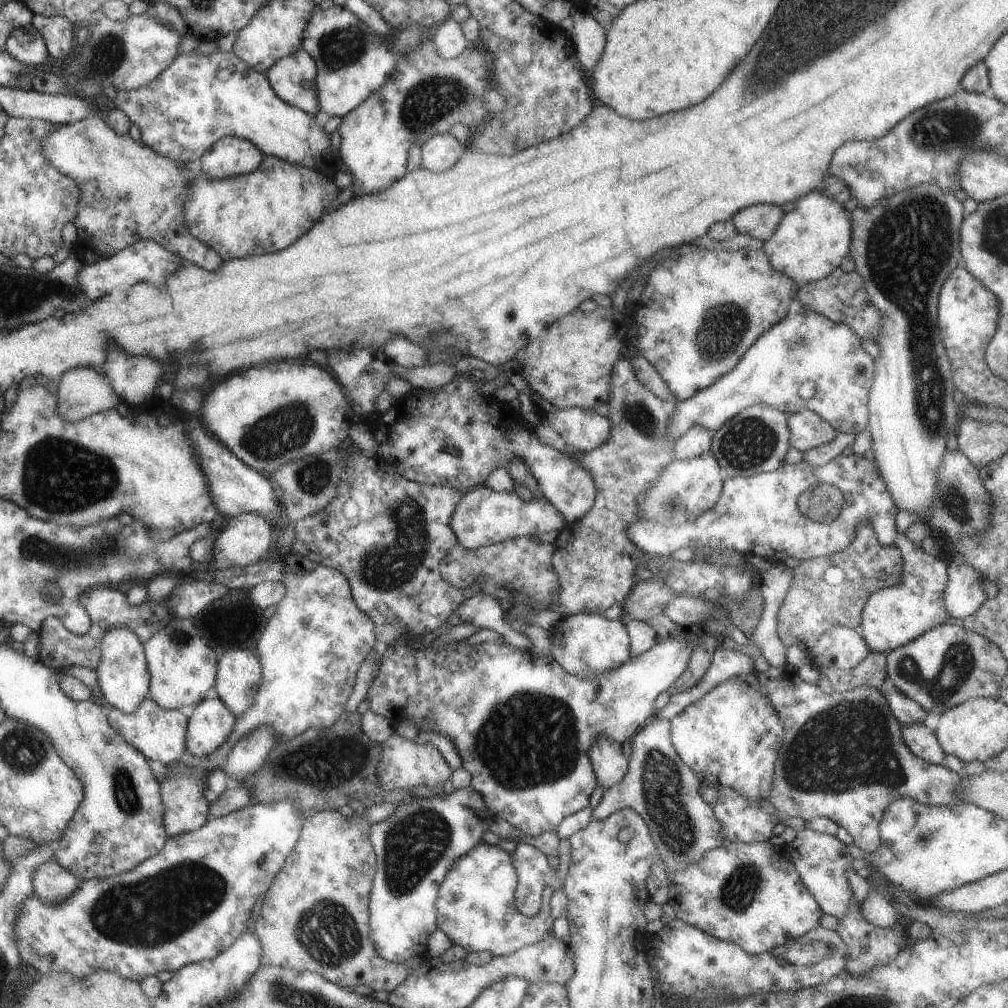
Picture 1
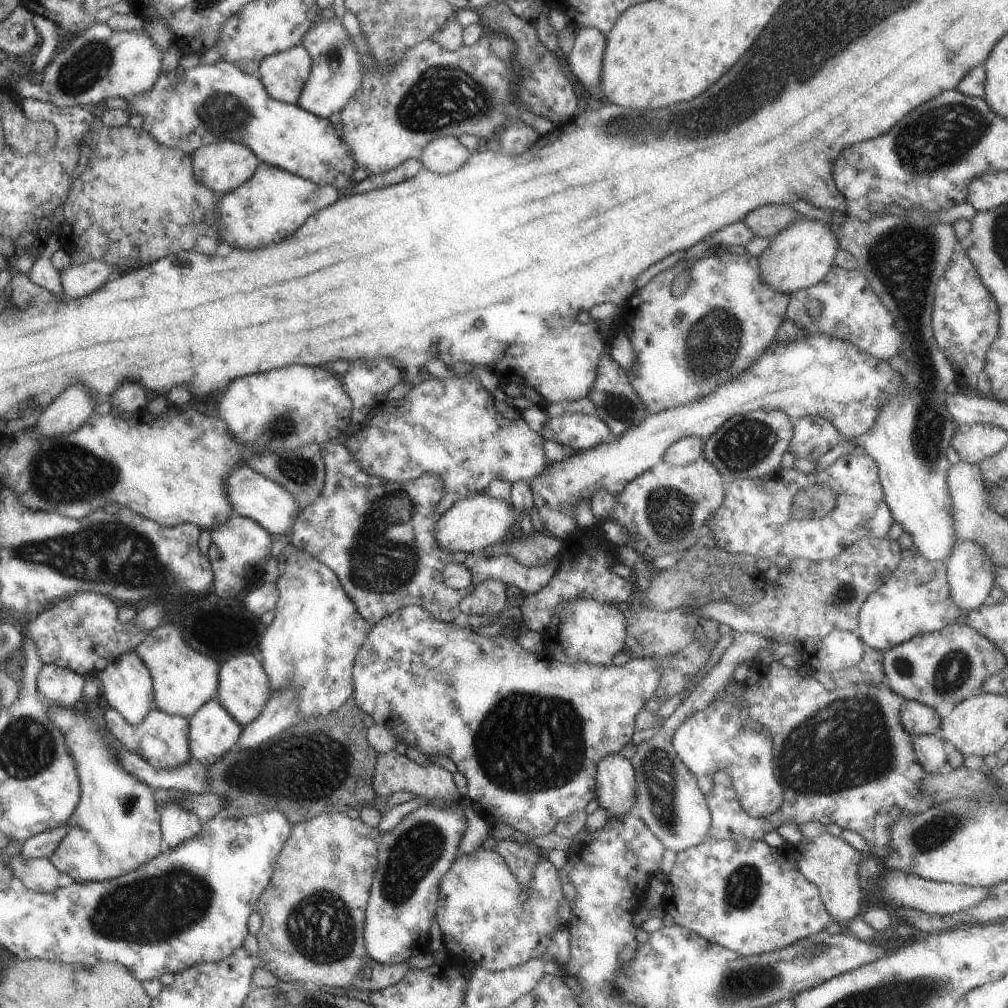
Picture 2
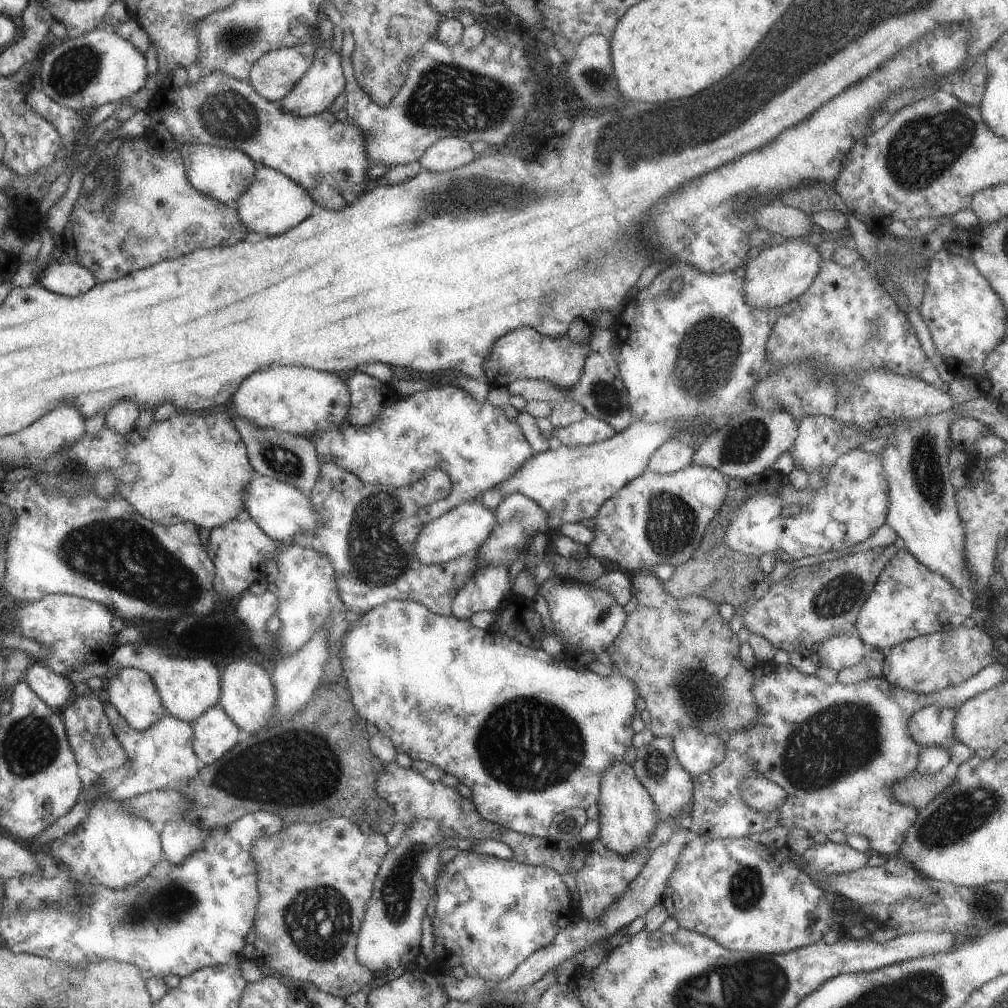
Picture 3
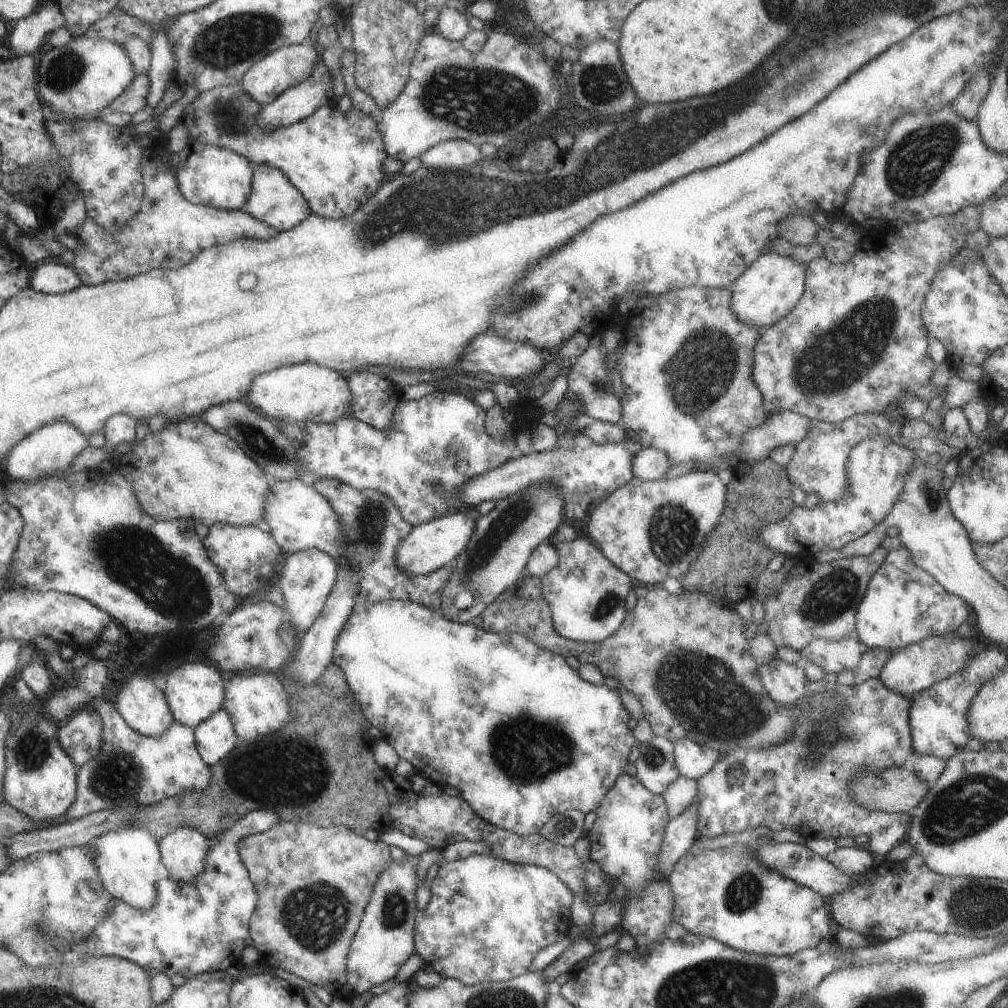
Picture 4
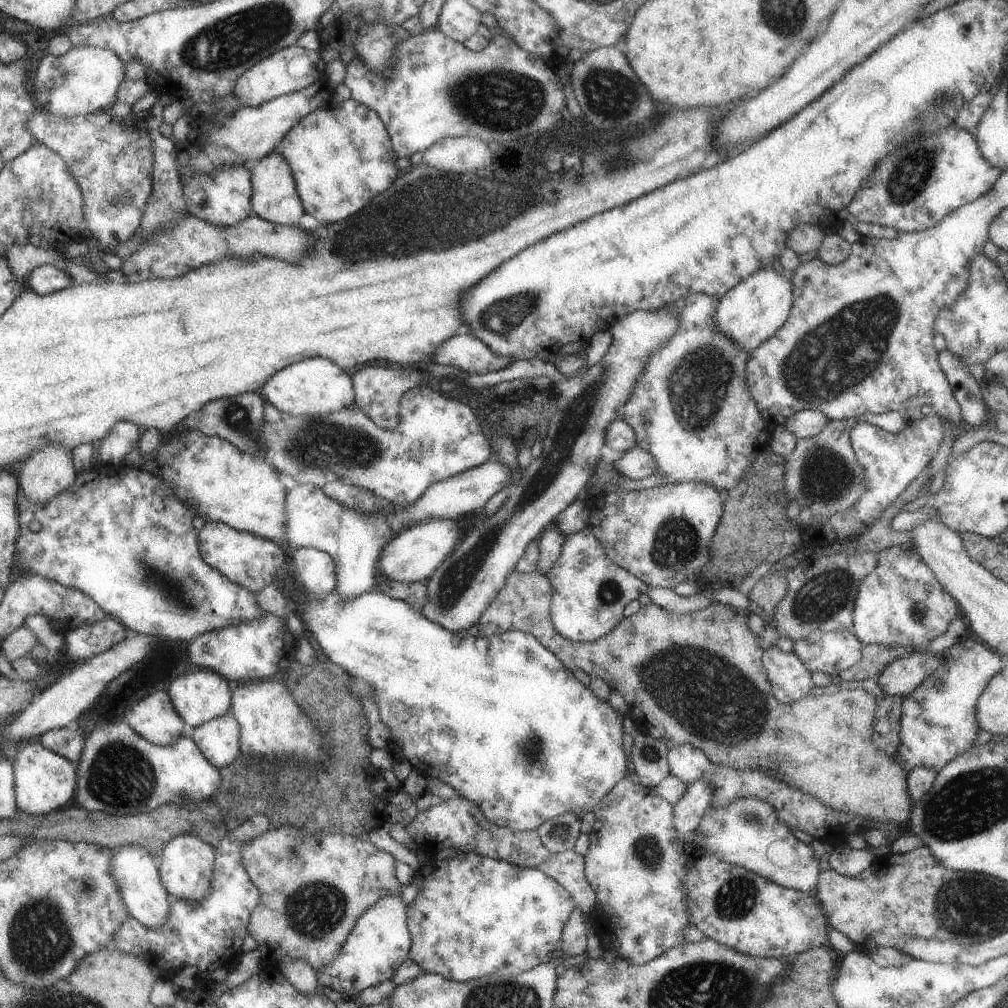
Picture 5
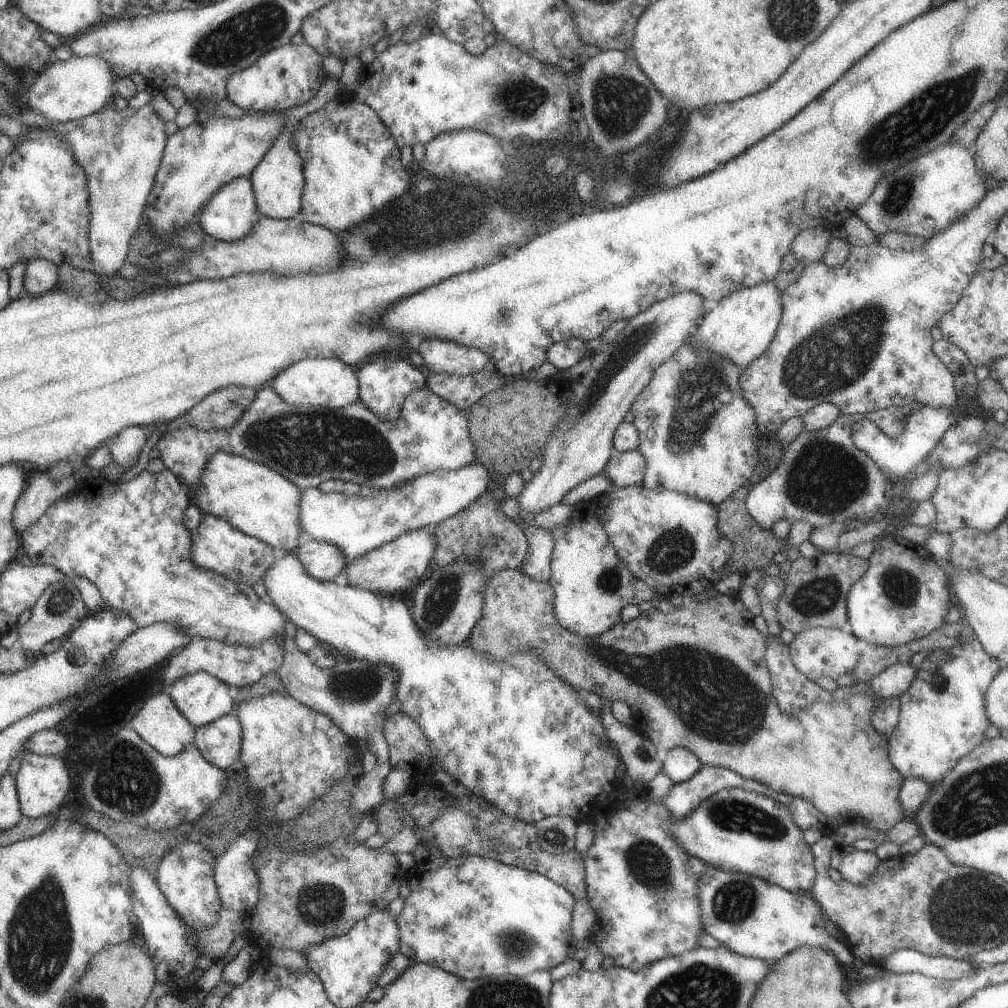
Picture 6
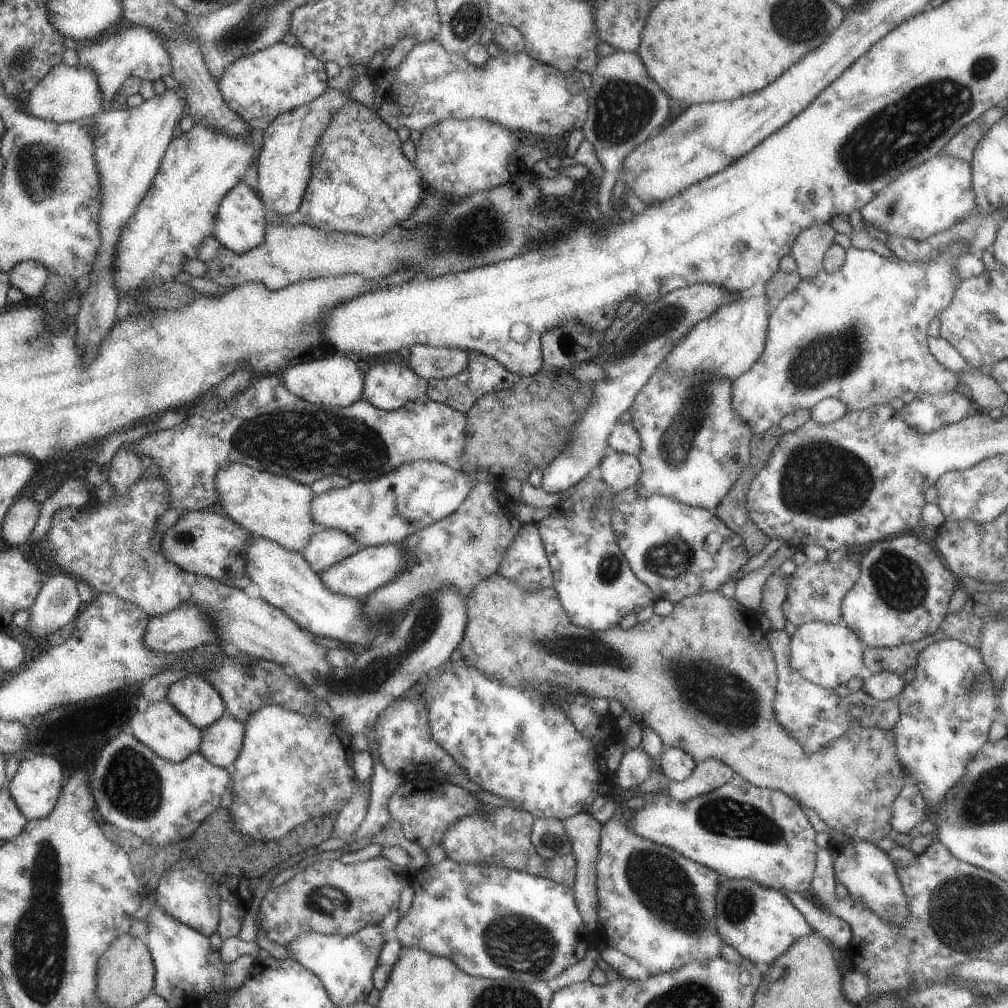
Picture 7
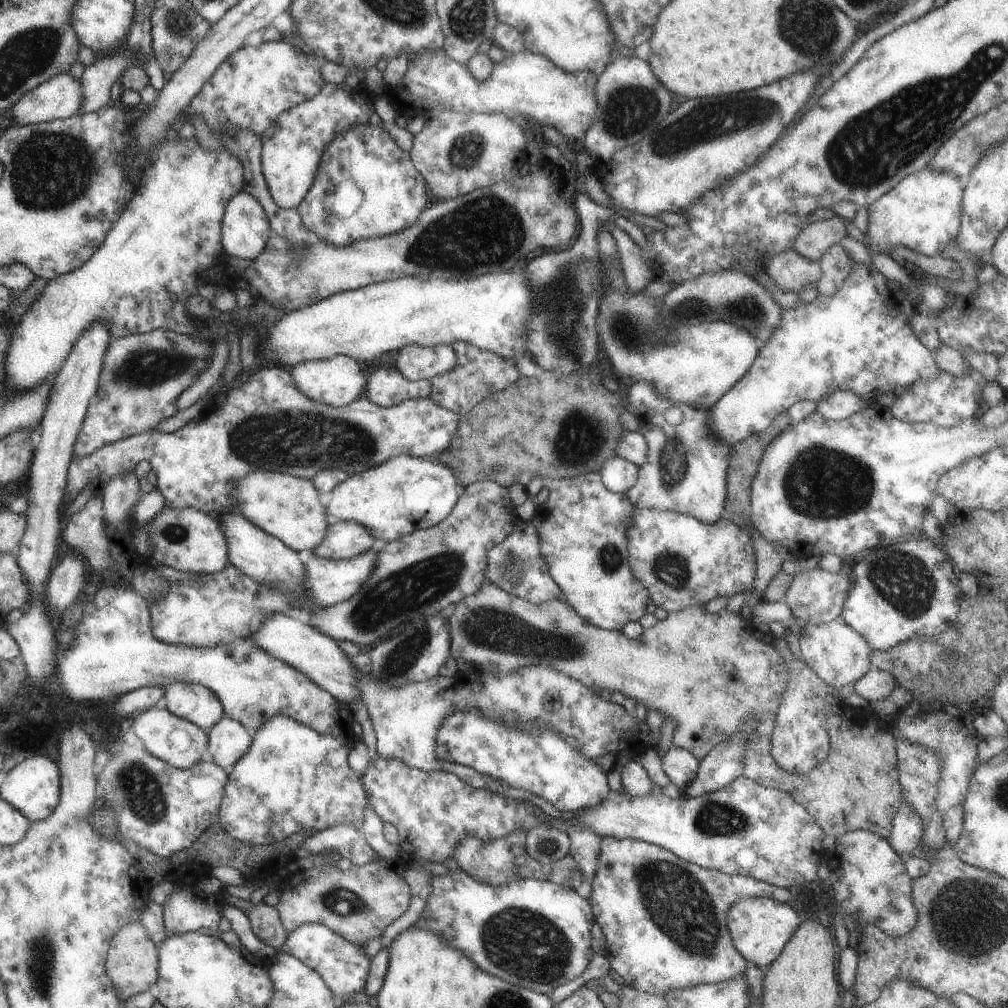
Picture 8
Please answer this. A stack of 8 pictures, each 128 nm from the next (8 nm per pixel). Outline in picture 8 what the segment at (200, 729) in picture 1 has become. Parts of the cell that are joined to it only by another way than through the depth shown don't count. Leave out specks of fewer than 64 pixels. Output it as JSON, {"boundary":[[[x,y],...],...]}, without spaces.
{"boundary":[[[221,717],[207,730],[206,758],[220,766],[227,774],[249,748],[252,734],[239,722]]]}

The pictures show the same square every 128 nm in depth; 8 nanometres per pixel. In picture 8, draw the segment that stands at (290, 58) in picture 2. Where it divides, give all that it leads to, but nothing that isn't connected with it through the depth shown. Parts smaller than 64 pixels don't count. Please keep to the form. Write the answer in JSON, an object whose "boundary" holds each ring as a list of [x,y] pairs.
{"boundary":[[[281,39],[275,41],[261,41],[259,45],[245,45],[230,54],[201,85],[199,92],[189,100],[185,106],[183,120],[186,116],[201,118],[211,130],[219,132],[235,132],[235,130],[251,130],[258,137],[263,130],[269,128],[275,118],[284,110],[315,96],[325,80],[322,78],[321,68],[315,62],[314,56],[300,48],[290,45]]]}

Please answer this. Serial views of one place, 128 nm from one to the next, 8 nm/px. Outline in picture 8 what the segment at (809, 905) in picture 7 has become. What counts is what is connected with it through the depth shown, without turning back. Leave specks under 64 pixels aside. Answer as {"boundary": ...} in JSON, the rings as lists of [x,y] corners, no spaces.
{"boundary":[[[602,836],[599,843],[591,891],[587,902],[592,908],[605,942],[605,959],[623,982],[649,994],[661,994],[669,988],[689,988],[695,984],[713,984],[744,976],[747,962],[733,948],[726,928],[725,913],[739,898],[761,897],[785,903],[789,891],[741,875],[725,873],[689,864],[671,852],[639,840]]]}

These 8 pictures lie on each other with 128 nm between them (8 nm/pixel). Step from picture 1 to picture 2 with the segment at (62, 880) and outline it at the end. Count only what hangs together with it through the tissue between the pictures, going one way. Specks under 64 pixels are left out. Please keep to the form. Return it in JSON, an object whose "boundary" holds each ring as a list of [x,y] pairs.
{"boundary":[[[21,853],[9,857],[8,864],[13,878],[19,879],[25,889],[37,893],[55,892],[58,889],[60,872],[57,872],[47,857],[23,860]]]}

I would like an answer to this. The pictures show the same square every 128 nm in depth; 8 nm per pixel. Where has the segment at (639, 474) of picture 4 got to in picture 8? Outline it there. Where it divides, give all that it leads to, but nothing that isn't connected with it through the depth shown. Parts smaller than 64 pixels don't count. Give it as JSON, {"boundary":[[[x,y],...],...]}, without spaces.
{"boundary":[[[617,455],[605,460],[598,470],[601,484],[613,493],[624,493],[637,480],[638,466]]]}

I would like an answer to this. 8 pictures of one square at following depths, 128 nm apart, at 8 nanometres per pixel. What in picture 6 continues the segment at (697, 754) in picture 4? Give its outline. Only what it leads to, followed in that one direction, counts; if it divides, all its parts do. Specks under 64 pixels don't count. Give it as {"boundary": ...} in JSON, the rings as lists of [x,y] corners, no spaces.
{"boundary":[[[675,747],[666,752],[661,764],[661,772],[677,784],[693,776],[701,768],[701,763],[686,748]]]}

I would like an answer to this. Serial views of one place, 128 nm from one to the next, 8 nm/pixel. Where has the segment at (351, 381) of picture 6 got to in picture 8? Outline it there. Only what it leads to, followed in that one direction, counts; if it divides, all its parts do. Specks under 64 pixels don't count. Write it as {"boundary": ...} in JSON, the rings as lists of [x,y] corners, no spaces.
{"boundary":[[[345,355],[333,356],[327,360],[308,360],[288,368],[293,385],[311,400],[335,407],[345,406],[363,394],[365,376],[356,360]]]}

